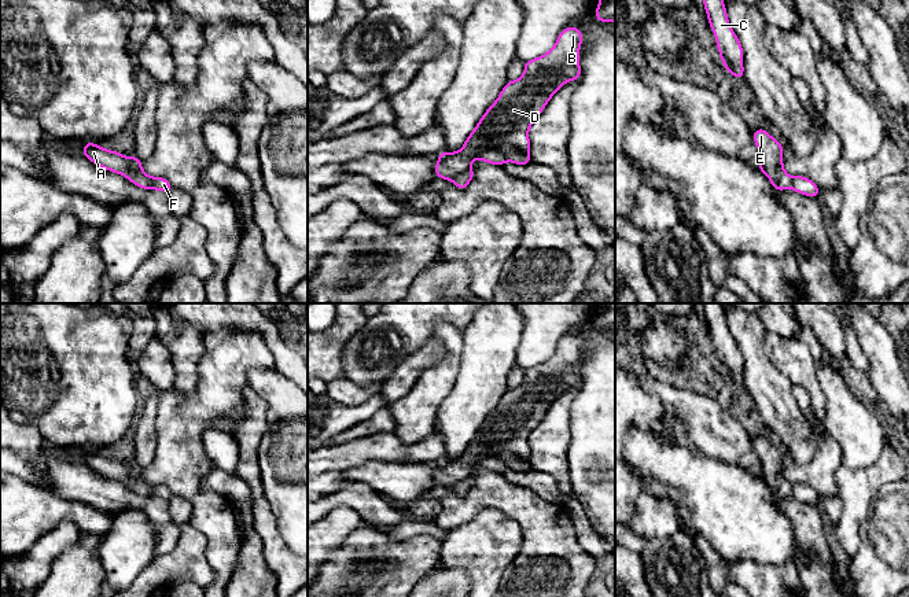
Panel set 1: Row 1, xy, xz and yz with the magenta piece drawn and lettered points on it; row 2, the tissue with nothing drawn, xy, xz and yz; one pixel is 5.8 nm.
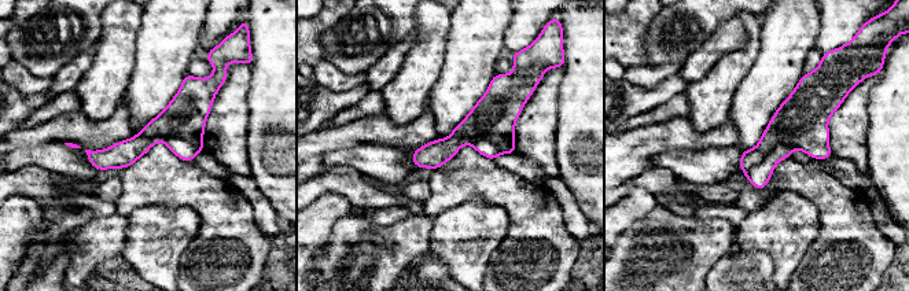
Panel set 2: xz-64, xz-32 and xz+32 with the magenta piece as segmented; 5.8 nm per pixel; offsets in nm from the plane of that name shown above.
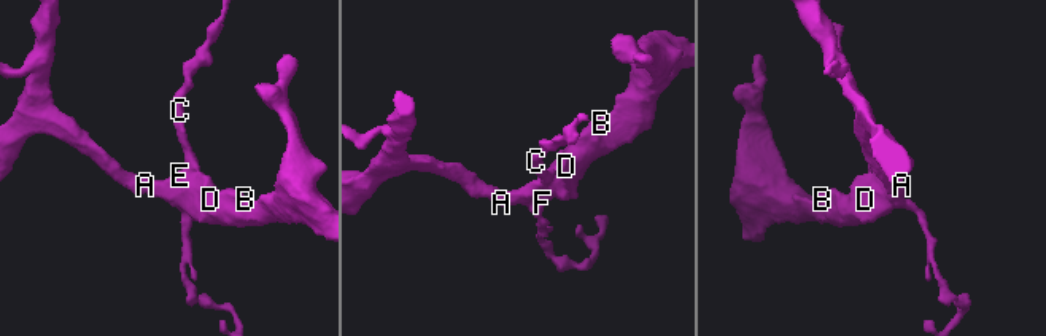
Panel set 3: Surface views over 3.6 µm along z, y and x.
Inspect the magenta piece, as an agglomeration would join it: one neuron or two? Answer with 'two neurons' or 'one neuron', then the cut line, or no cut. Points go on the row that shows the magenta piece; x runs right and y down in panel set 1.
two neurons | xz (477, 157), (484, 151), (497, 150), (507, 159)

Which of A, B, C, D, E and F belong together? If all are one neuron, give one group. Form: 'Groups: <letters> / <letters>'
Groups: A B D E / C F

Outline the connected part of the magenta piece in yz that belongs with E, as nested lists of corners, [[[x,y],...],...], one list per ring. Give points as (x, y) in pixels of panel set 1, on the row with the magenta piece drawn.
[[[765,129],[752,132],[752,139],[761,152],[761,165],[757,166],[766,174],[776,191],[788,189],[792,185],[792,177],[783,167],[783,147]]]

